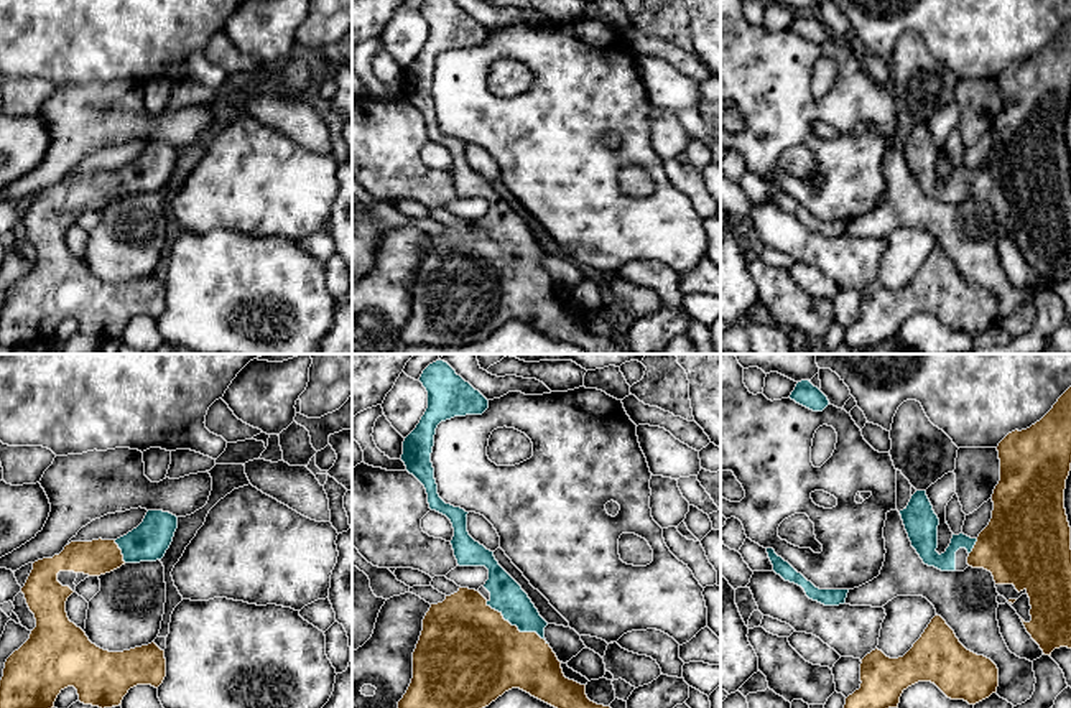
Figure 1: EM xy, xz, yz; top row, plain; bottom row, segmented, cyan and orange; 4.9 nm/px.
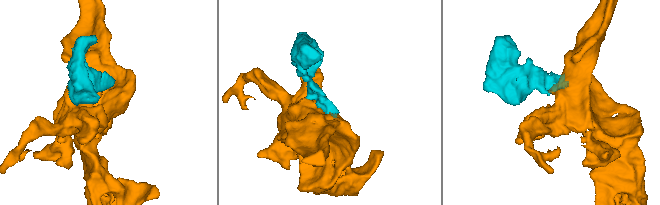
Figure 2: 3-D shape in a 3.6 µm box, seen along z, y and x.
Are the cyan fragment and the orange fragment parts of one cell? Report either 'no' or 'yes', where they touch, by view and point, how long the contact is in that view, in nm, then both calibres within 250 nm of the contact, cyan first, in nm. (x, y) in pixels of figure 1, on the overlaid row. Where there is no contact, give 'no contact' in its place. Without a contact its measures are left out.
yes; meets cyan in xz at (517, 626); contact 360 nm long; 160 nm thick on the cyan side, 460 nm on the other

